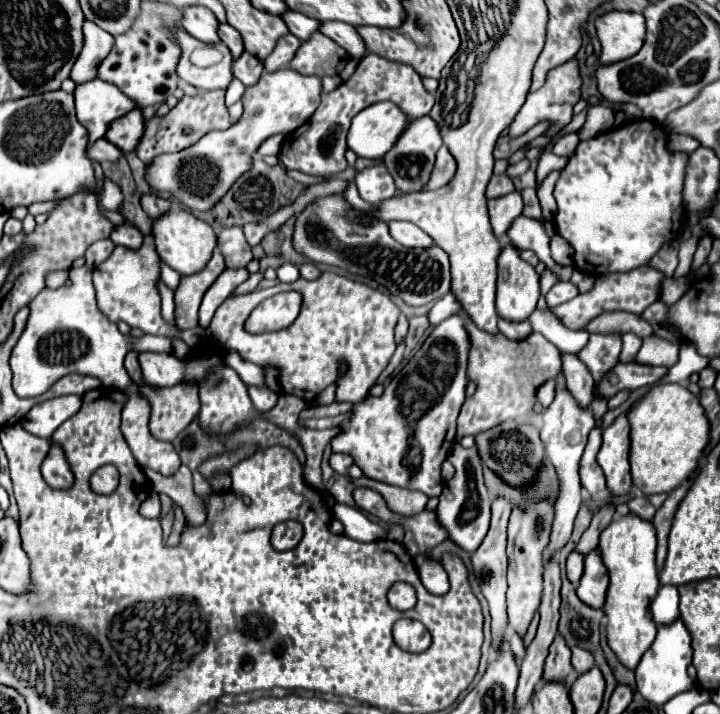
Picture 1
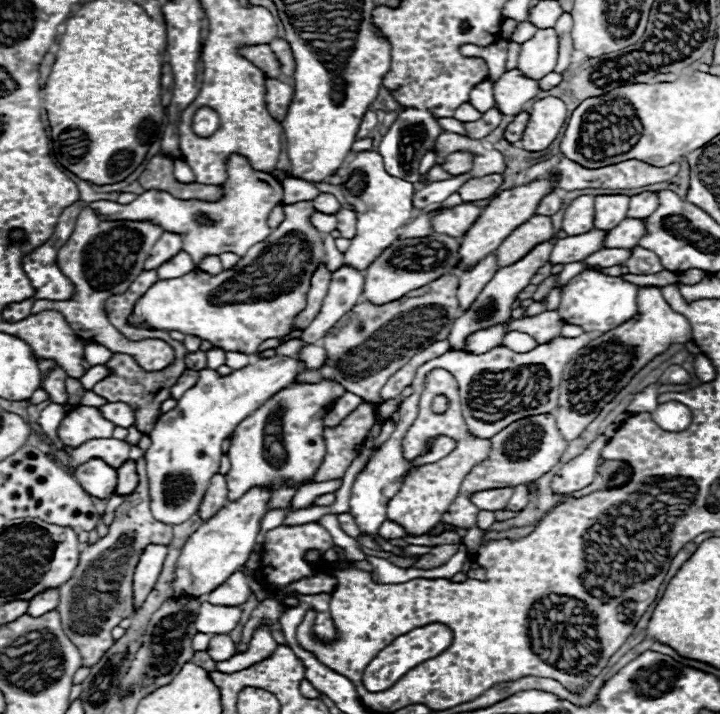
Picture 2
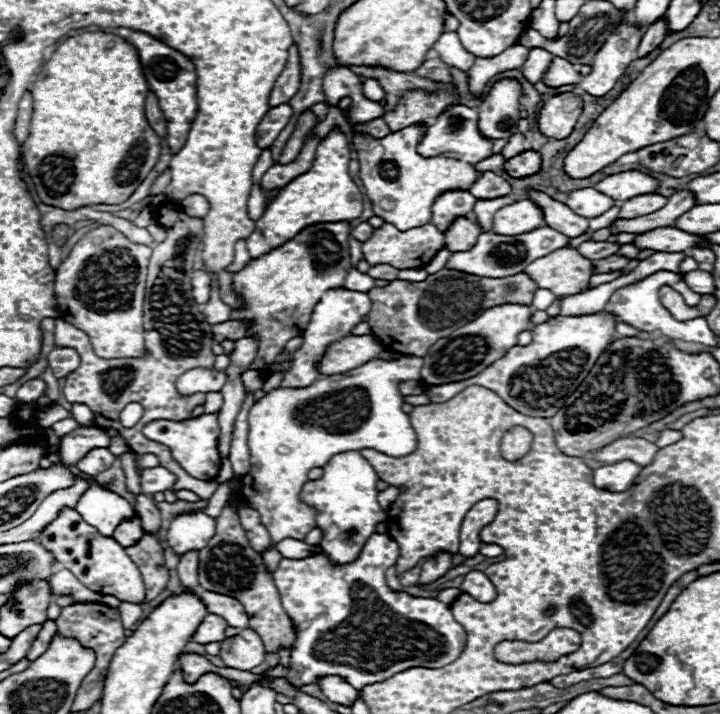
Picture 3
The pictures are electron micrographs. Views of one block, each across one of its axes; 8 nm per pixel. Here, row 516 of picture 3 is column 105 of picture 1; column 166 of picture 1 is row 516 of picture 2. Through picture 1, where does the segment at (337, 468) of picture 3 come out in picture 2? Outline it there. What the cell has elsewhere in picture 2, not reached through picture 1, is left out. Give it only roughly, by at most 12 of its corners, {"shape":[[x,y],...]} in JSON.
{"shape":[[340,514],[342,530],[352,538],[360,536],[352,514]]}

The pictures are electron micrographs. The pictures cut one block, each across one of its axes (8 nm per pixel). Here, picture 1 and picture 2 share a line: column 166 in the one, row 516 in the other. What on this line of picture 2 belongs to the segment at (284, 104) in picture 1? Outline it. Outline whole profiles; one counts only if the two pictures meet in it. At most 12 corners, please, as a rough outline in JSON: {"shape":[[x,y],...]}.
{"shape":[[306,366],[210,368],[156,420],[144,452],[150,510],[198,514],[224,438]]}

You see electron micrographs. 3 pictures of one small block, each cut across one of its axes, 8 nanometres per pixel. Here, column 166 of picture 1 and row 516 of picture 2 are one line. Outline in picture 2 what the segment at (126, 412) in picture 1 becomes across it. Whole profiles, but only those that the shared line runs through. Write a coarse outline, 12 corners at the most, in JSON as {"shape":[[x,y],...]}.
{"shape":[[554,414],[528,416],[492,436],[442,522],[466,529],[476,554],[484,531],[468,496],[532,482],[568,442]]}

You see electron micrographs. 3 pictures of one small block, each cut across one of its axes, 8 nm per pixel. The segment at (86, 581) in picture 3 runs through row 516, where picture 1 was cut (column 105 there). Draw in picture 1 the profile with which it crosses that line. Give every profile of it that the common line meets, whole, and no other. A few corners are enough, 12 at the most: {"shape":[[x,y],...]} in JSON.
{"shape":[[142,2],[96,78],[140,110],[178,84],[176,8]]}

